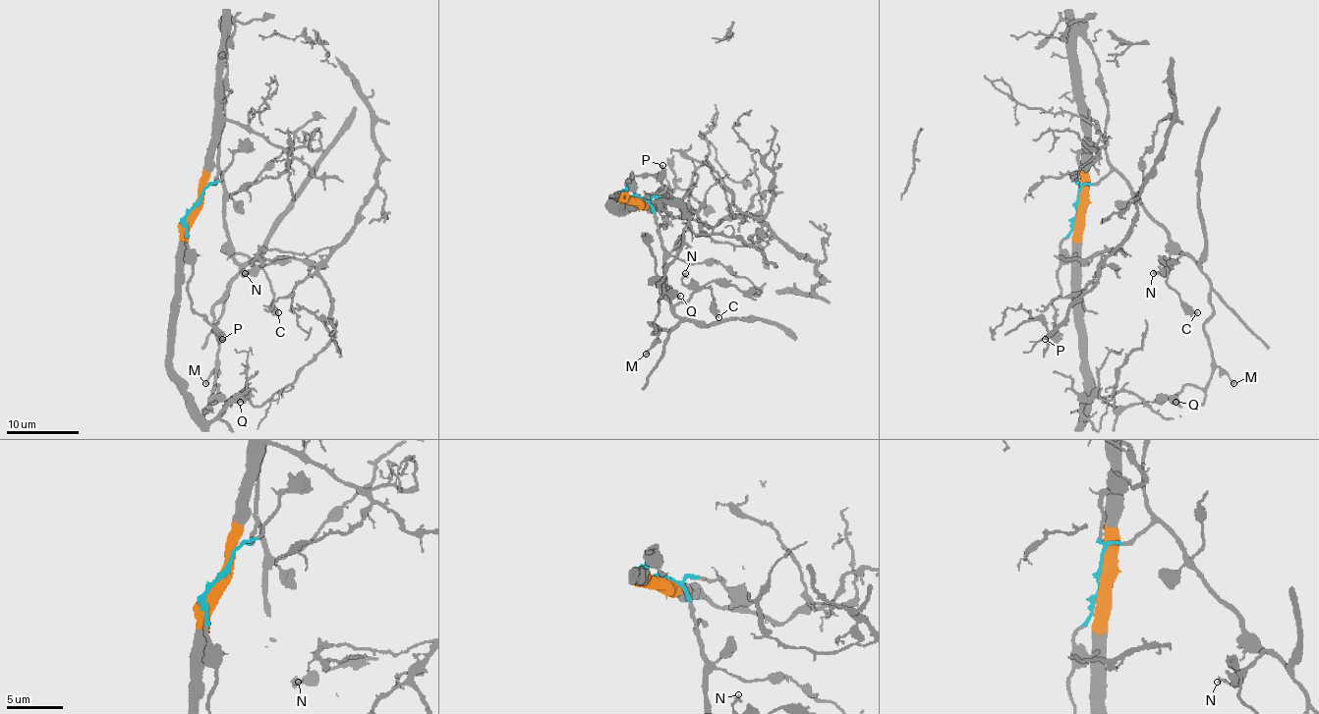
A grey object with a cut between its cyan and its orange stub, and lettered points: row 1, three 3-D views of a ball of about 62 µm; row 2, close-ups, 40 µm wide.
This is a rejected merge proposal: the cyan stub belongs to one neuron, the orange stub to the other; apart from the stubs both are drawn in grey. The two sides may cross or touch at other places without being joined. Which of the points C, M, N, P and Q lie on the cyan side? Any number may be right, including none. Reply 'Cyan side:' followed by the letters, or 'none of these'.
Cyan side: C, M, N, P, Q

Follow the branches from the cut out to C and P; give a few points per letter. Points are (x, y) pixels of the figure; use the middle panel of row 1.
C: (634, 197), (643, 197), (651, 205), (663, 247), (668, 302), (683, 303), (696, 291), (707, 287), (717, 317)
P: (634, 197), (625, 193), (632, 172), (636, 176), (656, 176), (663, 165)

